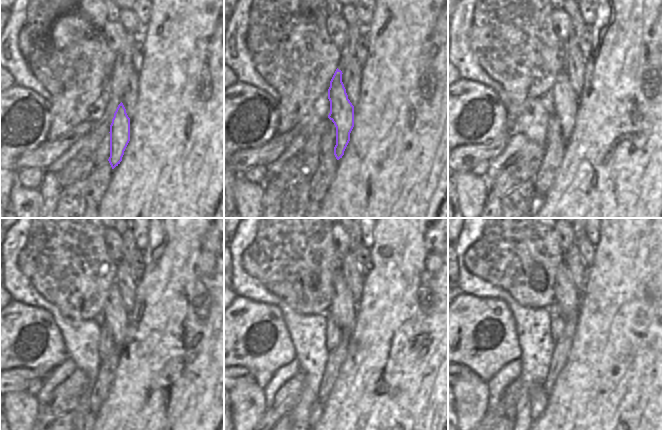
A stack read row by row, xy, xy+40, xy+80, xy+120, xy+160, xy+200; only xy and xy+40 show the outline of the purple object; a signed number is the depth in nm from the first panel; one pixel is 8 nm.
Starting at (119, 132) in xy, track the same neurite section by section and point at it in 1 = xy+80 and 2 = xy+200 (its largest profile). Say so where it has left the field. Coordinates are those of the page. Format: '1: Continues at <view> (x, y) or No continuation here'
1: Continues at xy+80 (565, 100)
2: Continues at xy+200 (567, 297).

